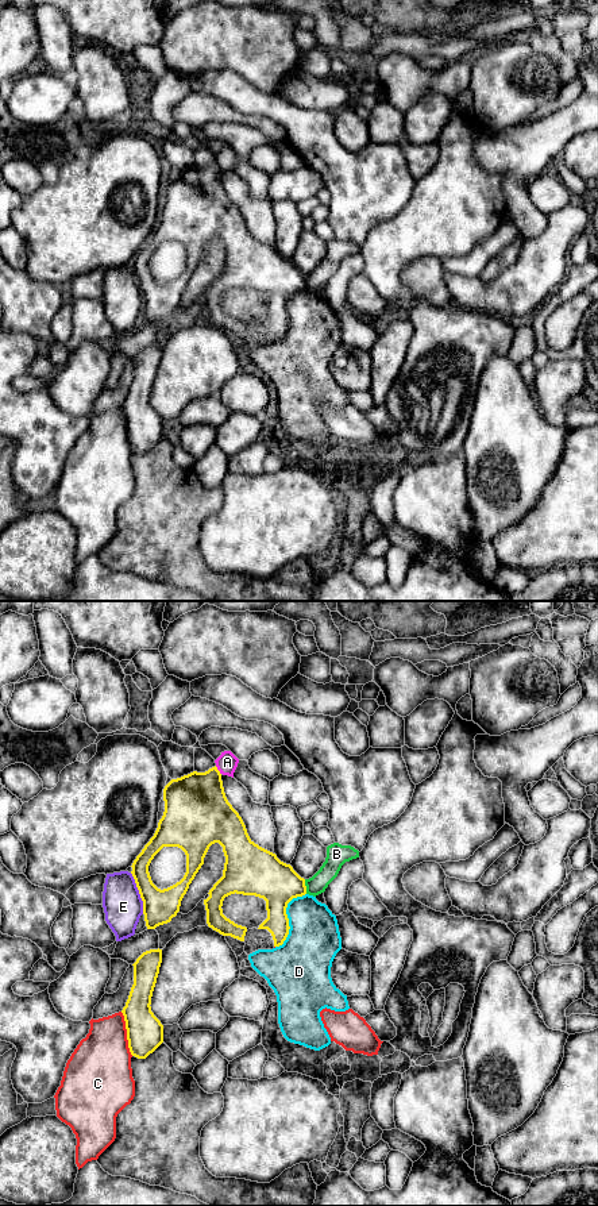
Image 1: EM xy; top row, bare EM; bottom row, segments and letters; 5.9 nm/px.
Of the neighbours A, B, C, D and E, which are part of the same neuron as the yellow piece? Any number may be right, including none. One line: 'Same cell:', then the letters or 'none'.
Same cell: none

